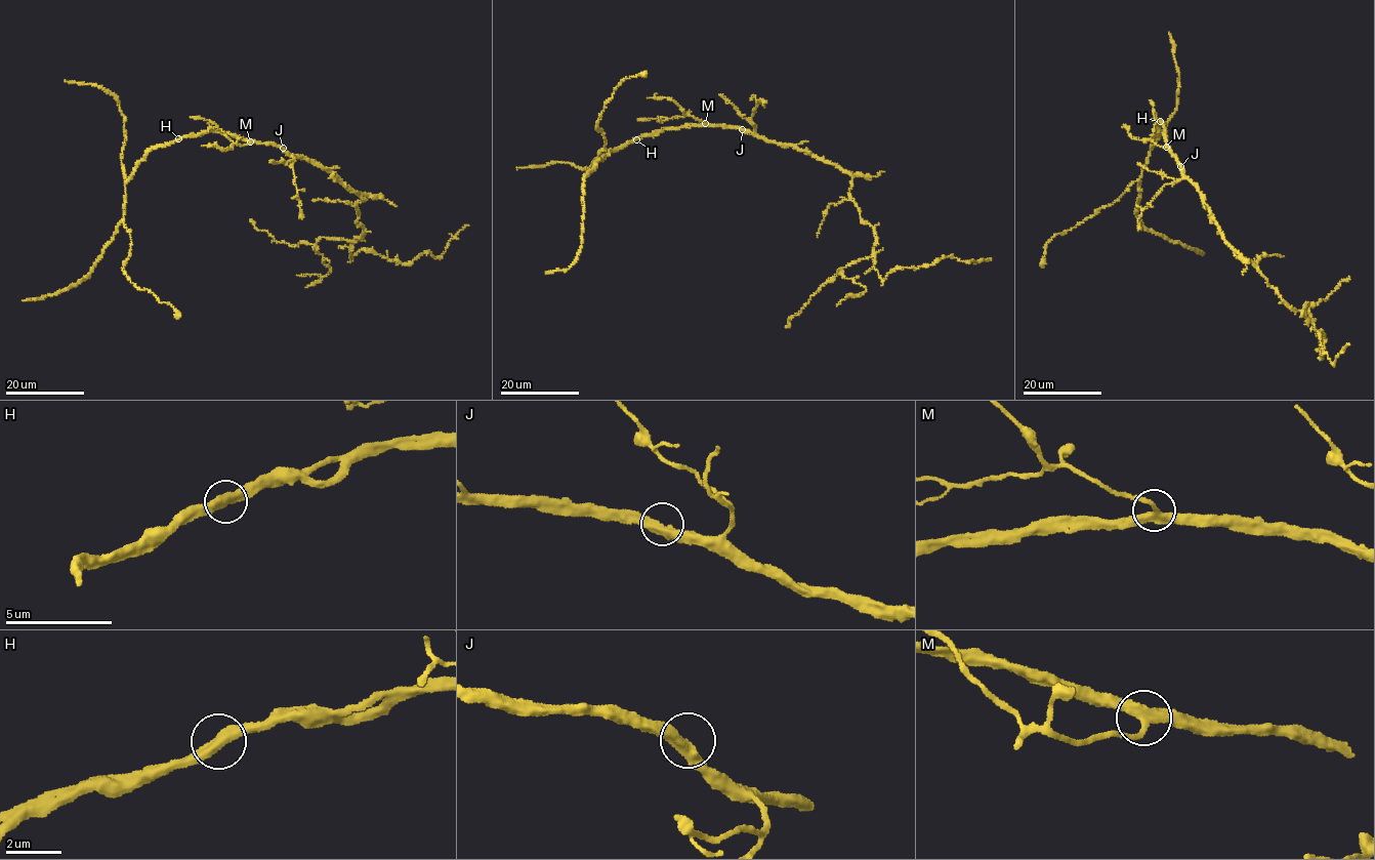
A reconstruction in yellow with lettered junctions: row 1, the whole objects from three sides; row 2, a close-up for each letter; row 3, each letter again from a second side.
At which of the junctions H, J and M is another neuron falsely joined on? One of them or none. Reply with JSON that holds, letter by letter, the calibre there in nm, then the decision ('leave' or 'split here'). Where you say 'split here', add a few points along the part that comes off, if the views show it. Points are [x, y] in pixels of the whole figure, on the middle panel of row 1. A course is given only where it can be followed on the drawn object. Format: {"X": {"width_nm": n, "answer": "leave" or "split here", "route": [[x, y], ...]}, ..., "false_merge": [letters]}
{"H": {"width_nm": 420, "answer": "leave"}, "J": {"width_nm": 440, "answer": "leave"}, "M": {"width_nm": 360, "answer": "leave"}, "false_merge": []}

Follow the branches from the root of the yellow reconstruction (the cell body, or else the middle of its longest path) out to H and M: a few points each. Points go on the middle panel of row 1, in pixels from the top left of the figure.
H: (741, 130), (722, 126), (693, 125), (656, 131), (636, 139)
M: (741, 130), (705, 123)

